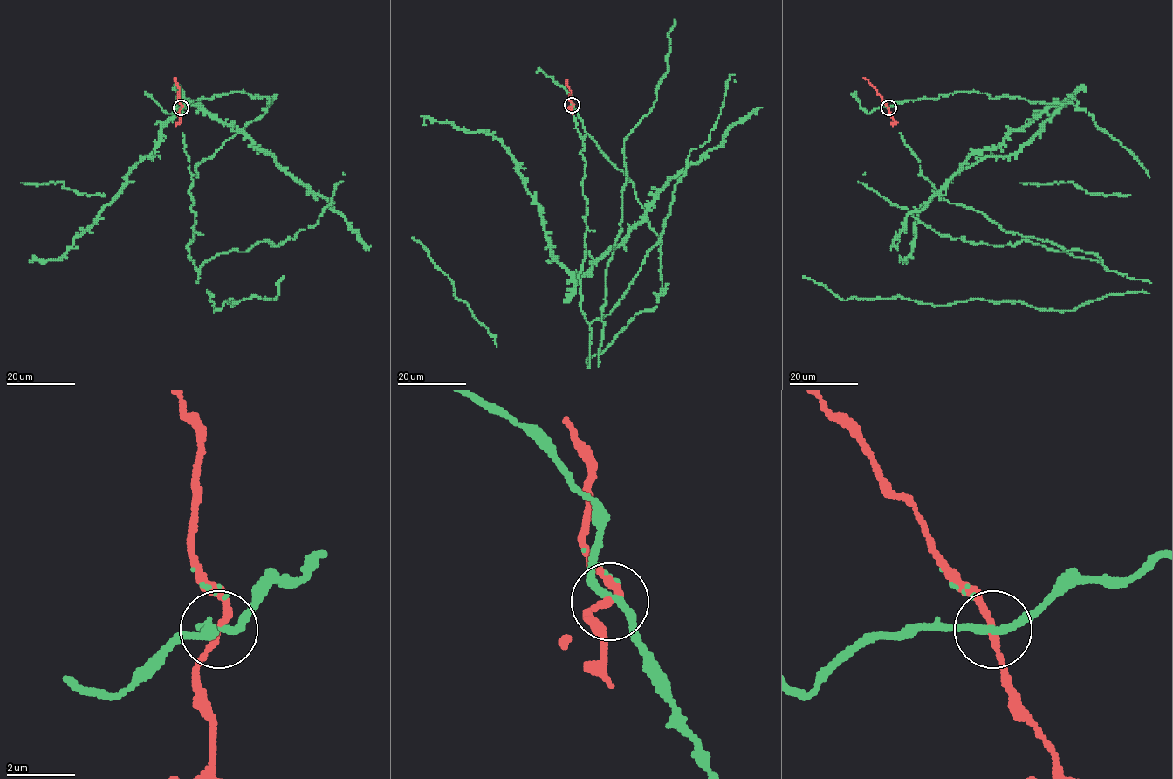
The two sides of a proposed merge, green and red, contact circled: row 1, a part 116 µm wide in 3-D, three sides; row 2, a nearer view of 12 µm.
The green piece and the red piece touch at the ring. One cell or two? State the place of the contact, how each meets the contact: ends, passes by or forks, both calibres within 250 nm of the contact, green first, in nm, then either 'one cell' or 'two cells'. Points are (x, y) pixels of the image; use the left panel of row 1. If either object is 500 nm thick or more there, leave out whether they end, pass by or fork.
at (181, 107); green forks there; red passes by; 180 nm thick on the green side, 190 nm on the other; one cell

